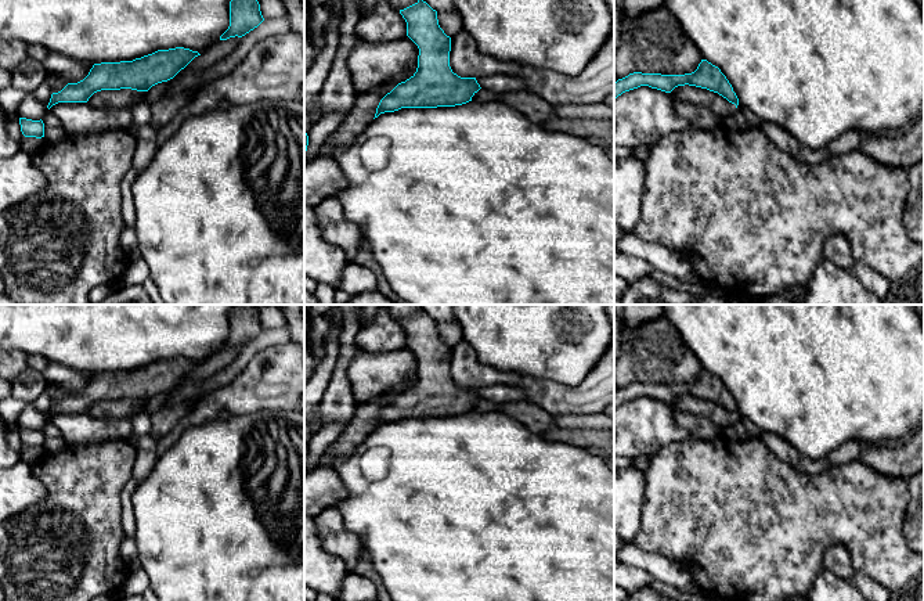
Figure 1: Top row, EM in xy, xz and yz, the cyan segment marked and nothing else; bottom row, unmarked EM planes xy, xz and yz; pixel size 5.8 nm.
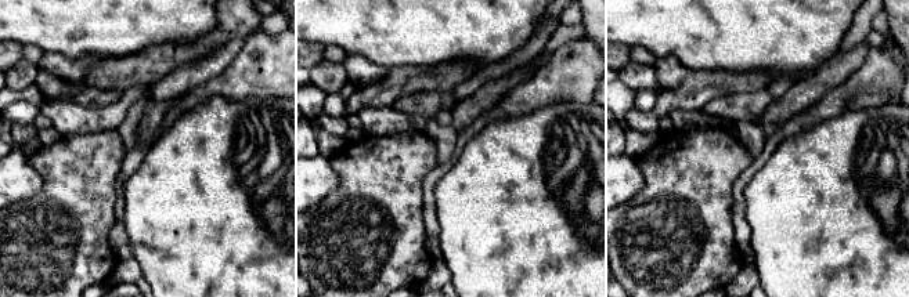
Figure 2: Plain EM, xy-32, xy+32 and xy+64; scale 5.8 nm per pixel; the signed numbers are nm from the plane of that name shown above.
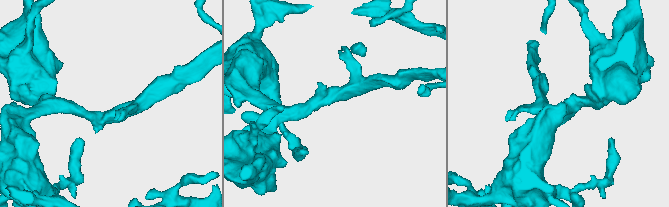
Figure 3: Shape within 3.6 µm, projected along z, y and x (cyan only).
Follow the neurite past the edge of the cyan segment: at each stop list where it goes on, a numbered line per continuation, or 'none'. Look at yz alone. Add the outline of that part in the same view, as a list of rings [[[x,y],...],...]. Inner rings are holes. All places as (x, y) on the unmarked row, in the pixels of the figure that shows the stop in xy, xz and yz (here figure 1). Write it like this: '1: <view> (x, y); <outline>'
none

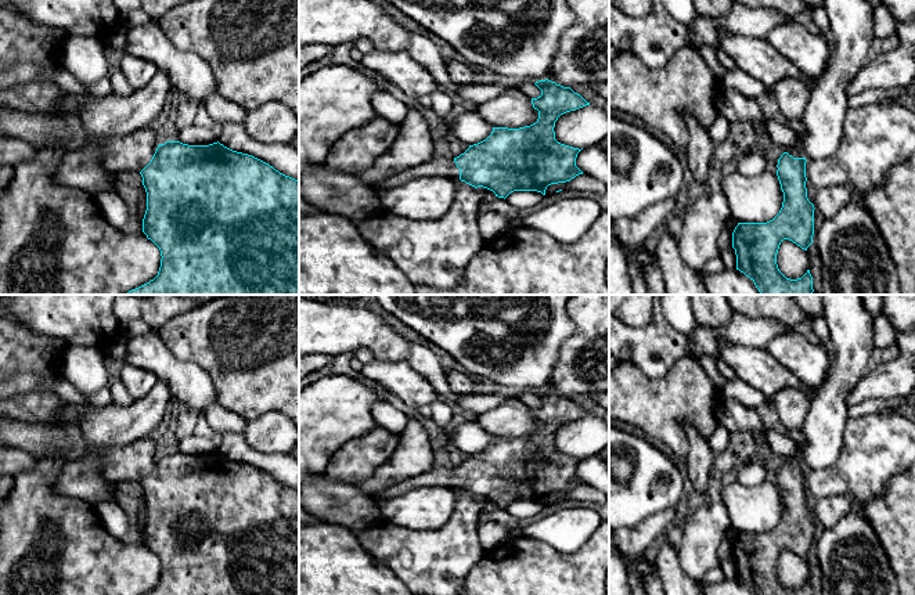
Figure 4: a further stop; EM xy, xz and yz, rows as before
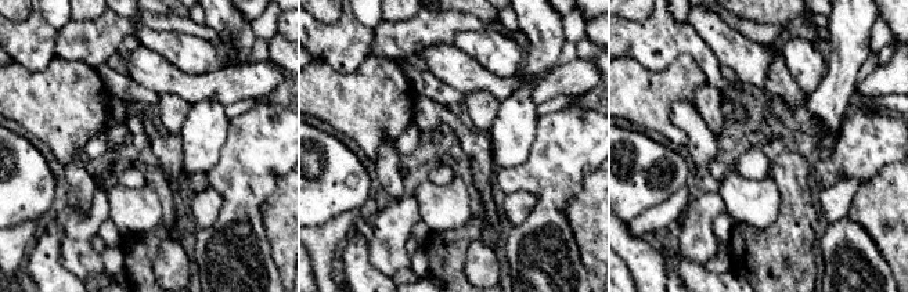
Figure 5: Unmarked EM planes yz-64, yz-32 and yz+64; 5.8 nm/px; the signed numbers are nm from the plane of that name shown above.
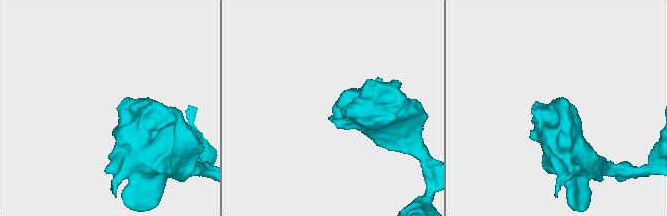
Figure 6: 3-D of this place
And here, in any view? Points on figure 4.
1: xy (133, 462); [[[150,436],[143,437],[126,447],[107,451],[100,461],[100,472],[115,484],[141,482],[151,472],[158,455],[158,441]]]

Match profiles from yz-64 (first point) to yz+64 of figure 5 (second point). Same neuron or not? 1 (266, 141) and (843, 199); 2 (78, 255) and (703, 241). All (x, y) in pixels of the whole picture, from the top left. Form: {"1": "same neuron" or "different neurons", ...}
{"1": "different neurons", "2": "same neuron"}

